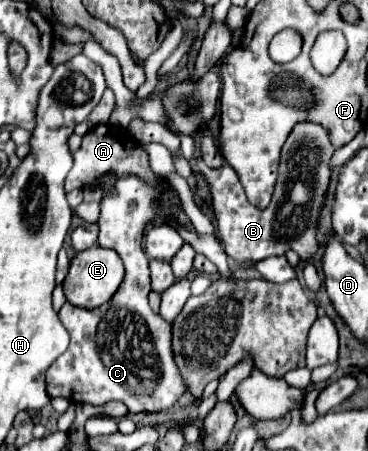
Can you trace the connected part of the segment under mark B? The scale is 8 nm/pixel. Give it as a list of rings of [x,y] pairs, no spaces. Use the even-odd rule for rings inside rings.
[[[312,121],[296,123],[290,131],[290,137],[284,141],[280,151],[278,165],[278,181],[272,193],[272,201],[266,209],[254,209],[248,203],[244,187],[230,165],[222,165],[222,169],[210,169],[204,165],[202,152],[196,148],[192,137],[178,133],[180,149],[190,163],[193,173],[202,173],[212,185],[212,209],[216,217],[218,239],[226,251],[226,255],[238,265],[252,265],[272,255],[284,255],[288,249],[294,249],[302,255],[302,261],[312,259],[320,247],[318,243],[318,219],[324,207],[326,191],[332,175],[332,155],[334,145],[330,141],[330,133]]]

